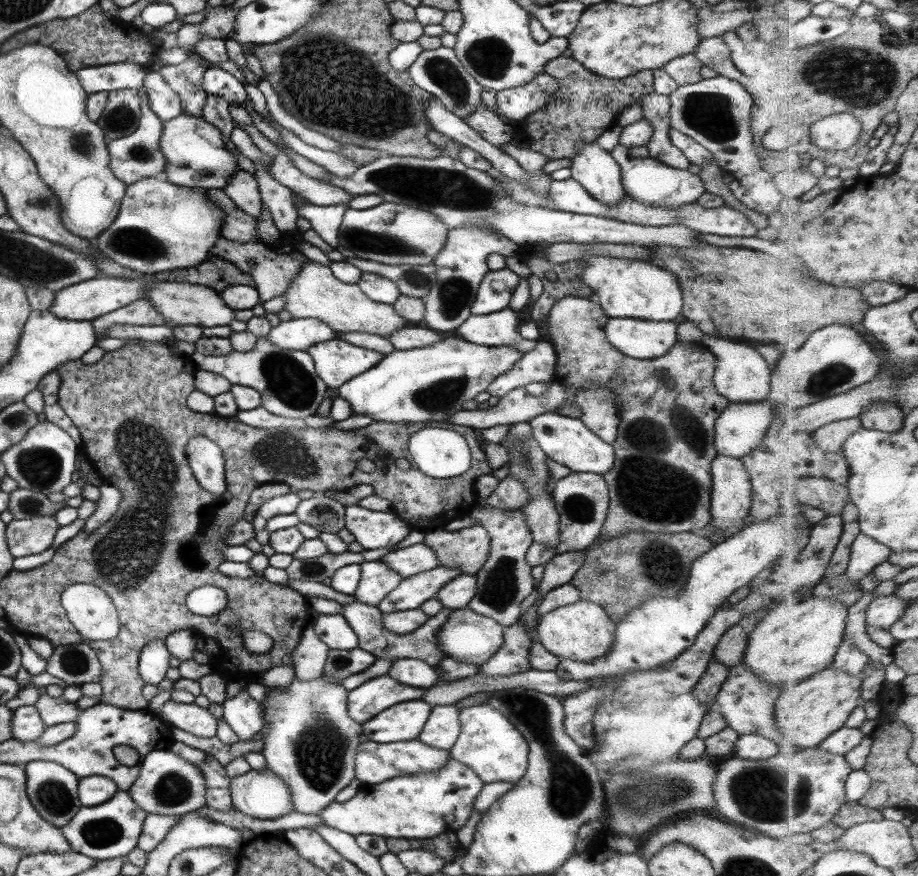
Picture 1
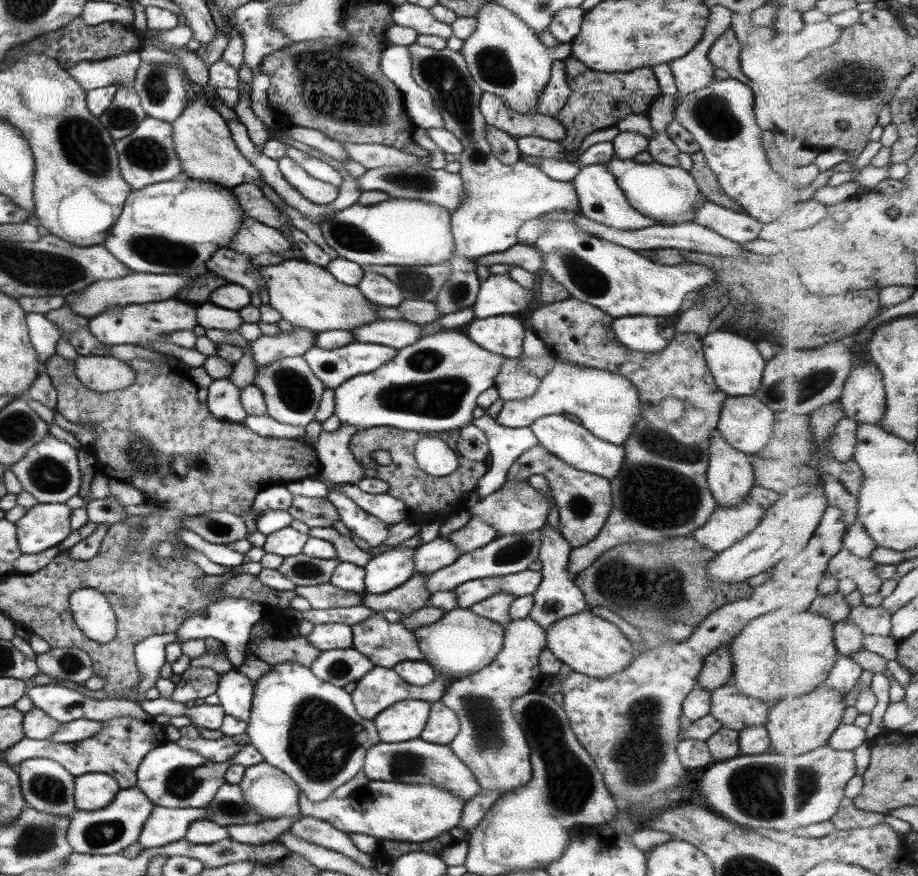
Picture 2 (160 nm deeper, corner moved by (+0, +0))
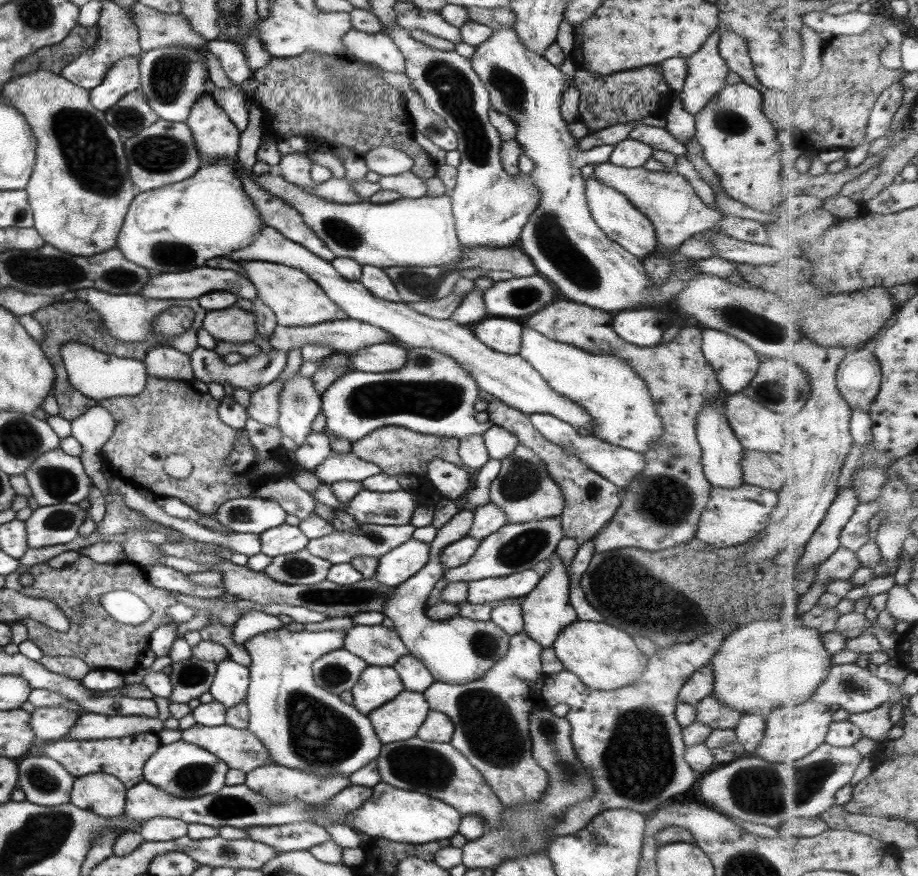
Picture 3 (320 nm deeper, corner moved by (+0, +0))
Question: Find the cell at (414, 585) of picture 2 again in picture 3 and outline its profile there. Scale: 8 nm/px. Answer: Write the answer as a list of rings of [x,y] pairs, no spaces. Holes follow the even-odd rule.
[[[460,509],[441,528],[436,530],[430,546],[428,561],[413,576],[394,587],[392,595],[384,604],[384,614],[405,645],[407,653],[430,672],[433,681],[444,684],[466,684],[485,675],[495,662],[503,659],[508,650],[510,636],[490,620],[479,622],[455,615],[447,620],[431,620],[424,610],[431,589],[445,569],[439,560],[439,553],[448,544],[461,540],[468,534],[473,520],[469,509]]]

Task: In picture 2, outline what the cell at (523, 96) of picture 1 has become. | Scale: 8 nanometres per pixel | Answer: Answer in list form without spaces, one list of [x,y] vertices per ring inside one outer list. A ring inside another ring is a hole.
[[[562,60],[553,61],[550,68],[550,79],[536,102],[536,113],[548,117],[557,116],[569,93],[570,88],[566,80],[564,62]]]

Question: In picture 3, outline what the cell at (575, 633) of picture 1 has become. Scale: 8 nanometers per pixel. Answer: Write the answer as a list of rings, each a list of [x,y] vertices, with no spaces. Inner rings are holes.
[[[573,621],[559,633],[551,648],[563,669],[574,674],[581,684],[593,690],[611,691],[631,686],[637,683],[647,667],[647,657],[636,648],[633,640],[625,632],[603,621]]]

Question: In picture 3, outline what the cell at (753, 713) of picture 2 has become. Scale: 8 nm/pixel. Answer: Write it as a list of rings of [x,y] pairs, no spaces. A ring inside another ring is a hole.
[[[707,696],[694,705],[695,721],[707,725],[712,730],[733,729],[743,713],[721,705],[713,696]]]

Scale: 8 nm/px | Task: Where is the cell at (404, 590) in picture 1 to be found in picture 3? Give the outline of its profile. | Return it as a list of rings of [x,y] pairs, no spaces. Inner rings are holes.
[[[558,517],[524,523],[505,523],[495,532],[480,540],[472,557],[457,568],[445,569],[442,578],[448,582],[463,581],[468,583],[484,578],[504,577],[524,570],[532,569],[537,562],[550,558],[557,543],[564,537],[564,530]]]

